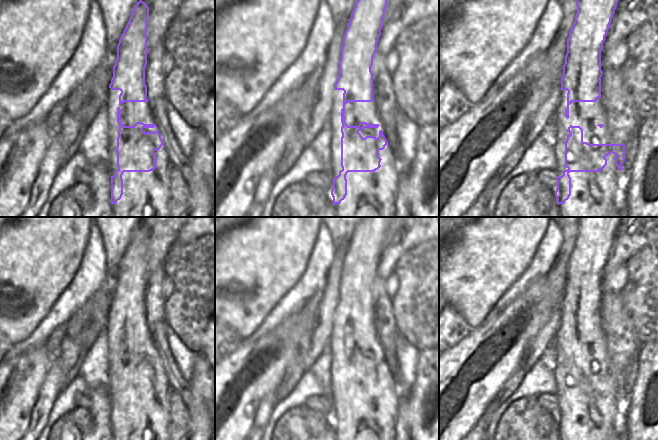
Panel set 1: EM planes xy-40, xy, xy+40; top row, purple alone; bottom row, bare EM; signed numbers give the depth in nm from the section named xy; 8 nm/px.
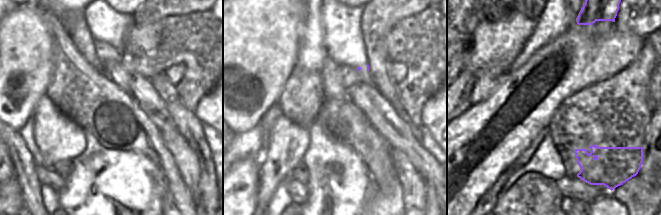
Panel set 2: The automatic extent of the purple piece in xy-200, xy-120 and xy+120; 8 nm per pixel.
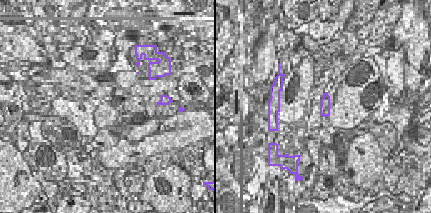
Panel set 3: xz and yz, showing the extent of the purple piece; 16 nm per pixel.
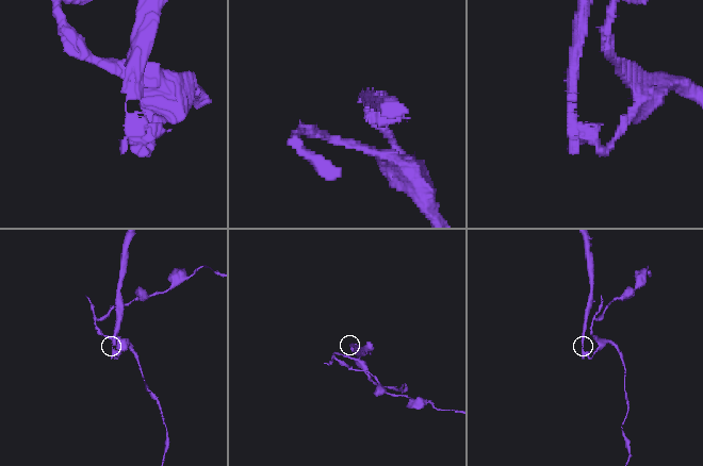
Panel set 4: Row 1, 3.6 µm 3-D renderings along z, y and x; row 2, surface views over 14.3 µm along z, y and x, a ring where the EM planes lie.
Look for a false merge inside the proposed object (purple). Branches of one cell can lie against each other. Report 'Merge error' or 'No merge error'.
Merge error.

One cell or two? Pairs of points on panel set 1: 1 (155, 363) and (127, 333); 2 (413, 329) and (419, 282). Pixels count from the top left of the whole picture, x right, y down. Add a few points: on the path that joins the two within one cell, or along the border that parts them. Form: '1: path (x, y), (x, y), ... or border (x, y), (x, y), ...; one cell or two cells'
1: border (119, 331), (124, 349), (154, 348); two cells
2: path (419, 317), (419, 294); one cell

